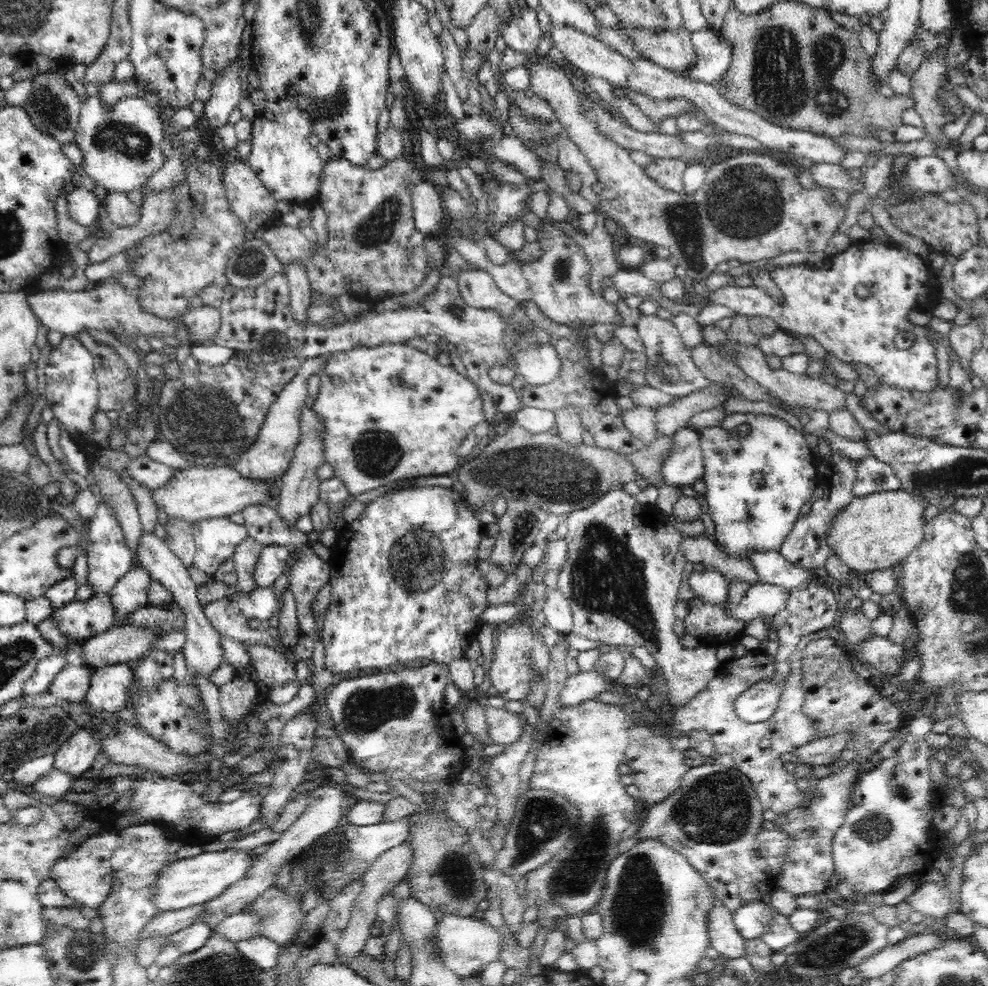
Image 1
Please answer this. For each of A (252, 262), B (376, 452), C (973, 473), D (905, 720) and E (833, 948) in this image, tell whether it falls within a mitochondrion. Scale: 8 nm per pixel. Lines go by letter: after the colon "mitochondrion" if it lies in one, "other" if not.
A: mitochondrion
B: mitochondrion
C: mitochondrion
D: other
E: mitochondrion

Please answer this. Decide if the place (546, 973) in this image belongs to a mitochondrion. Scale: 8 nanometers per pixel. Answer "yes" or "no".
no

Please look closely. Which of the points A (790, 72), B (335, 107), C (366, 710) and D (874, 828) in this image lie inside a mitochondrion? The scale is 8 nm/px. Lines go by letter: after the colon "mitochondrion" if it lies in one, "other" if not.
A: mitochondrion
B: mitochondrion
C: mitochondrion
D: mitochondrion

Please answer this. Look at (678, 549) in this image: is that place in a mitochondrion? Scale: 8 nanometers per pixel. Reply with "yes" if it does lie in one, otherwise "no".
no

